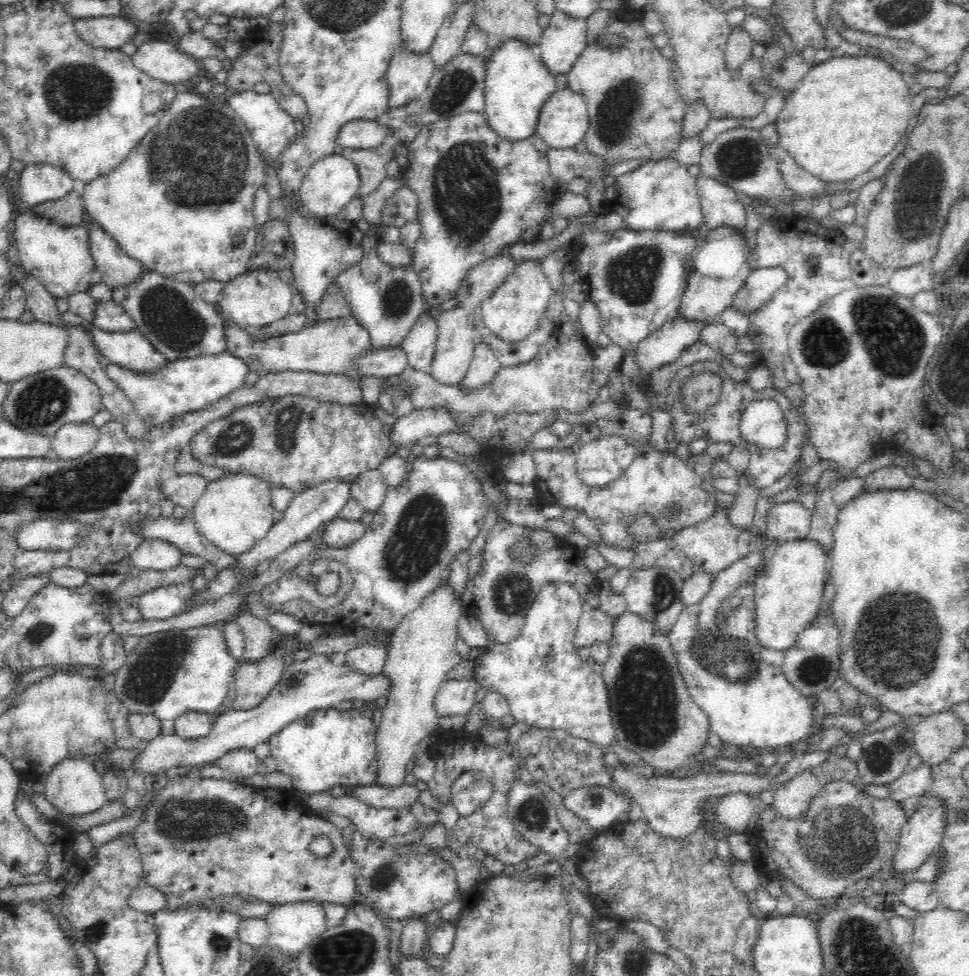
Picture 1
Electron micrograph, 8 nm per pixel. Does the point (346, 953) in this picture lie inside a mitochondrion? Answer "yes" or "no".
yes

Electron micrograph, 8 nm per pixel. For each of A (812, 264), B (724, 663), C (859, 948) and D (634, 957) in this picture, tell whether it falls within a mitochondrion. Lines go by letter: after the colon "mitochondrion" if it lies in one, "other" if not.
A: mitochondrion
B: mitochondrion
C: mitochondrion
D: mitochondrion

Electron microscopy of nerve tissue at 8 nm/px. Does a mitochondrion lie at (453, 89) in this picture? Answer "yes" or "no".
yes

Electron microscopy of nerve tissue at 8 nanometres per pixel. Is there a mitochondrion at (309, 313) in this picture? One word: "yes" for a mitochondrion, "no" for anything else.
no

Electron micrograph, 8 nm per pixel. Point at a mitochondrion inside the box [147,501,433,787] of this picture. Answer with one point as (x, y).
(300, 679)

